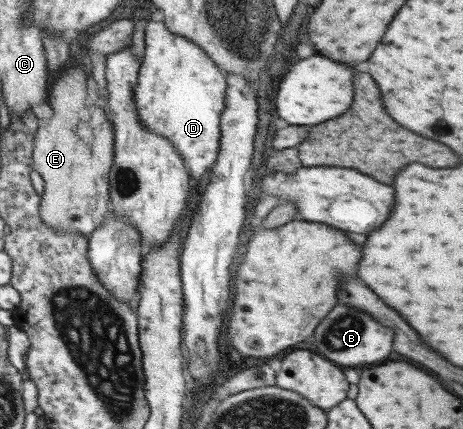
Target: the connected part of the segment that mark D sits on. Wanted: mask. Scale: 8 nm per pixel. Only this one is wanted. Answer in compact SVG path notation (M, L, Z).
M147 20L143 30L144 55L140 60L137 84L133 89L137 120L146 130L166 138L178 150L193 184L193 178L201 180L212 168L220 150L220 114L224 109L226 95L225 74L215 67L215 63L199 46L182 36L171 34L163 21Z

